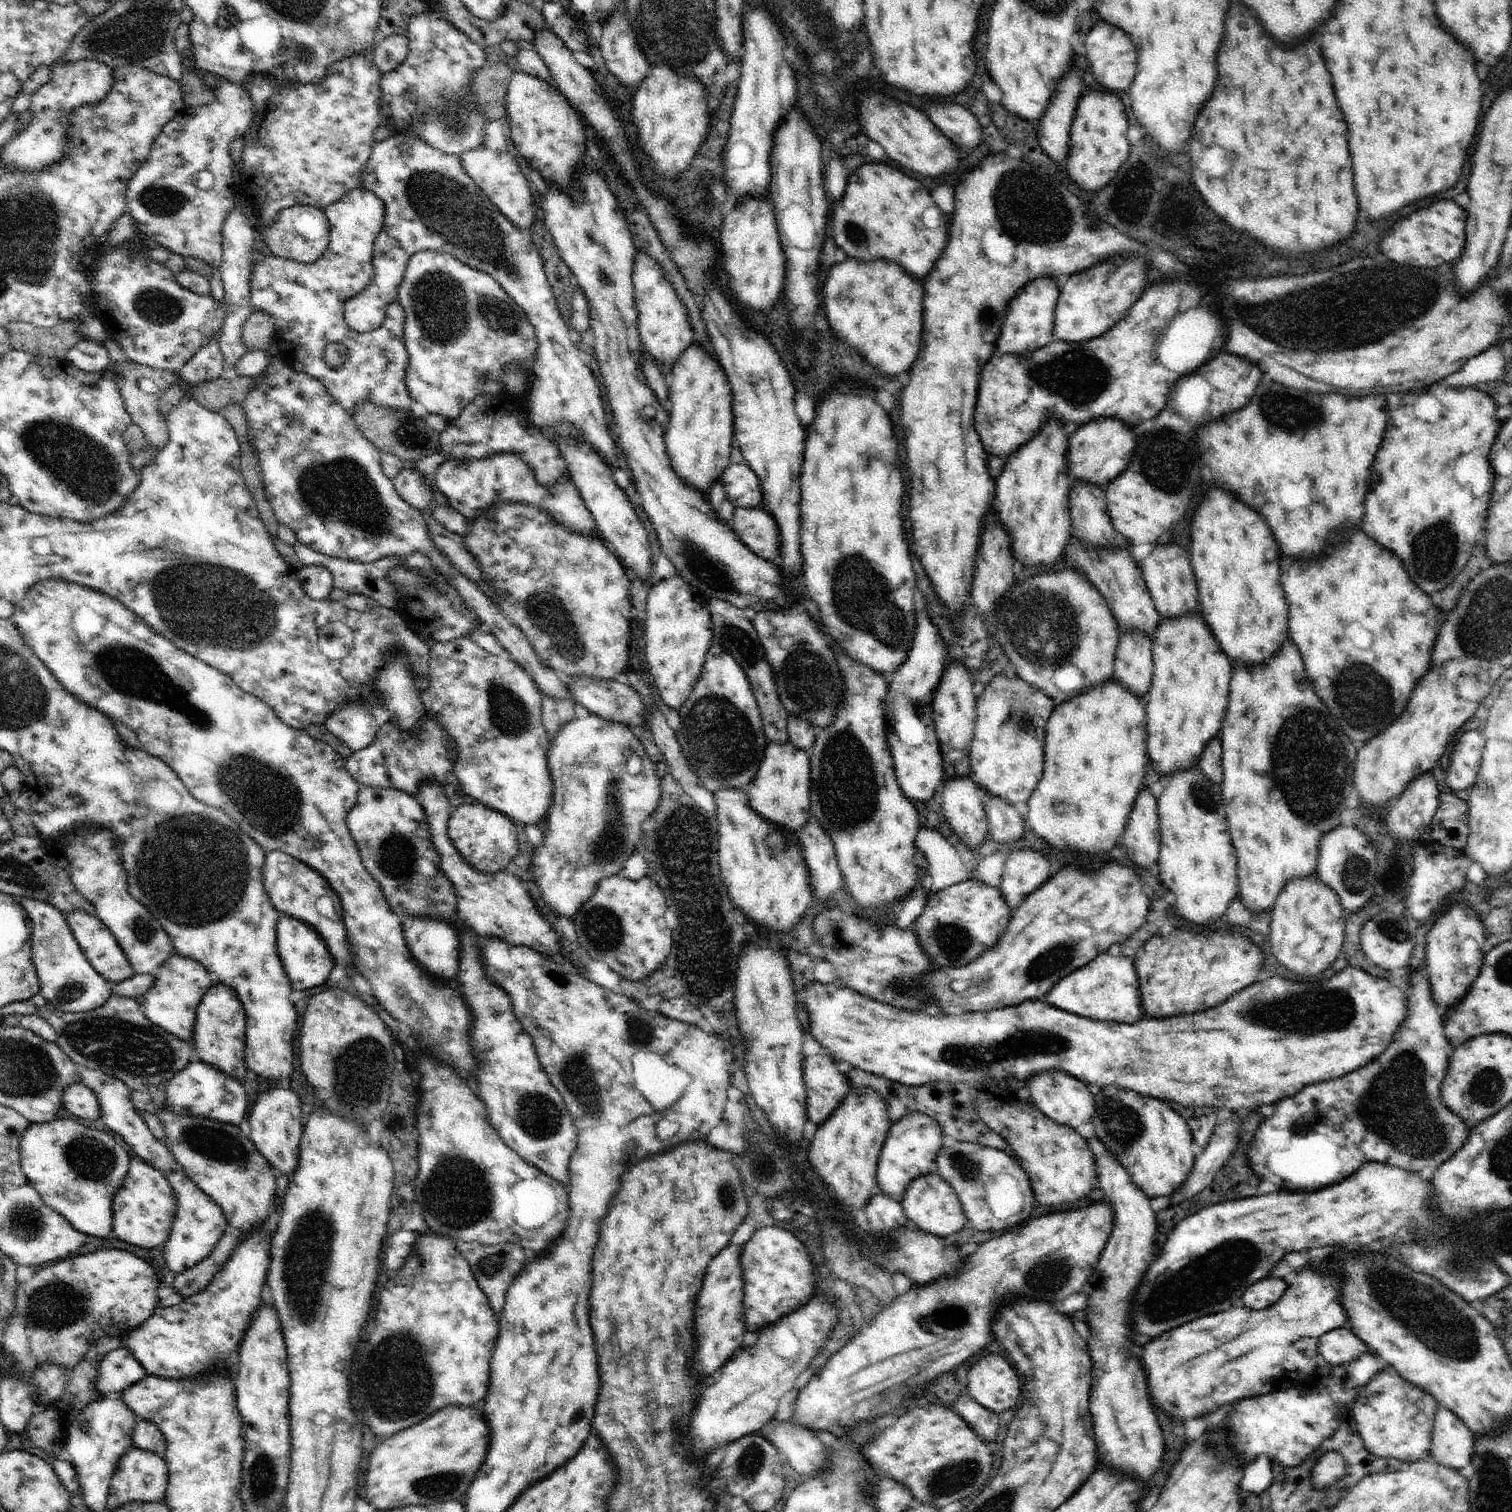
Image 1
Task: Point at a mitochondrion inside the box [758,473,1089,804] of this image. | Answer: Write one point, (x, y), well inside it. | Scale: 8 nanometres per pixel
(852, 571)

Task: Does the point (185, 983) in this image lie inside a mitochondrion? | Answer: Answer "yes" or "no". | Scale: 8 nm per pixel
no

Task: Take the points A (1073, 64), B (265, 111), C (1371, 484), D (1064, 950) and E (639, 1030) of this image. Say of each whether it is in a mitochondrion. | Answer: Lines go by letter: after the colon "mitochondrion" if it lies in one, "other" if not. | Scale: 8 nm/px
A: other
B: other
C: other
D: mitochondrion
E: mitochondrion

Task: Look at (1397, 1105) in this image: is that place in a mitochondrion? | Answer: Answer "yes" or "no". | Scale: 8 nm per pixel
yes

